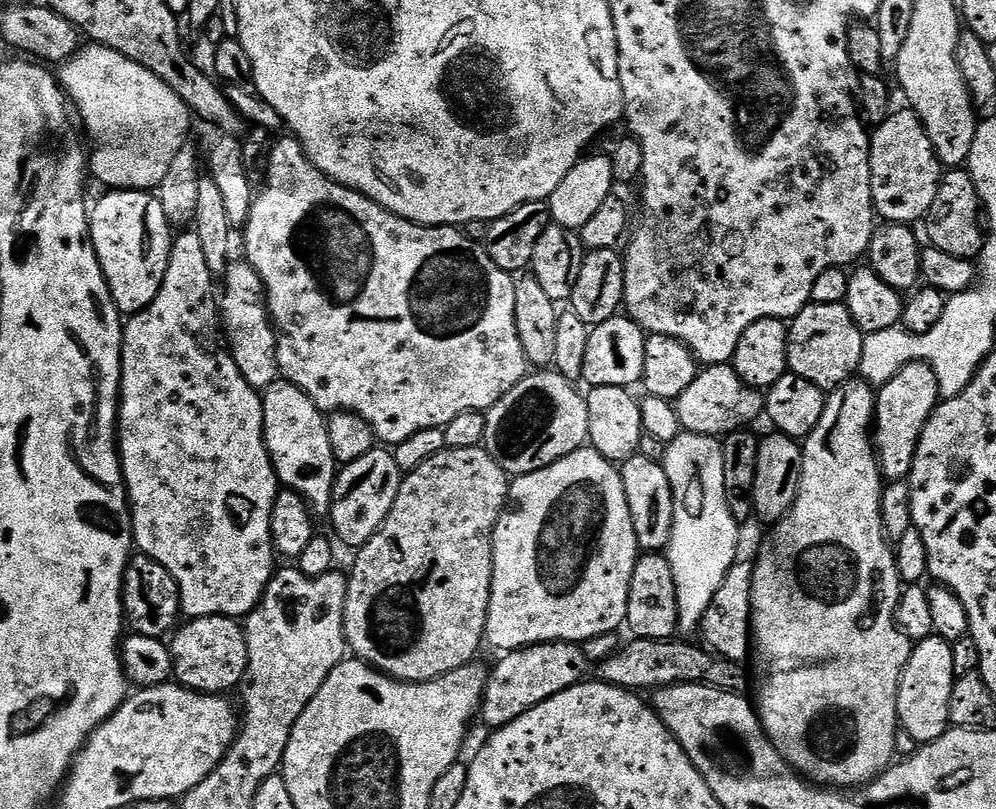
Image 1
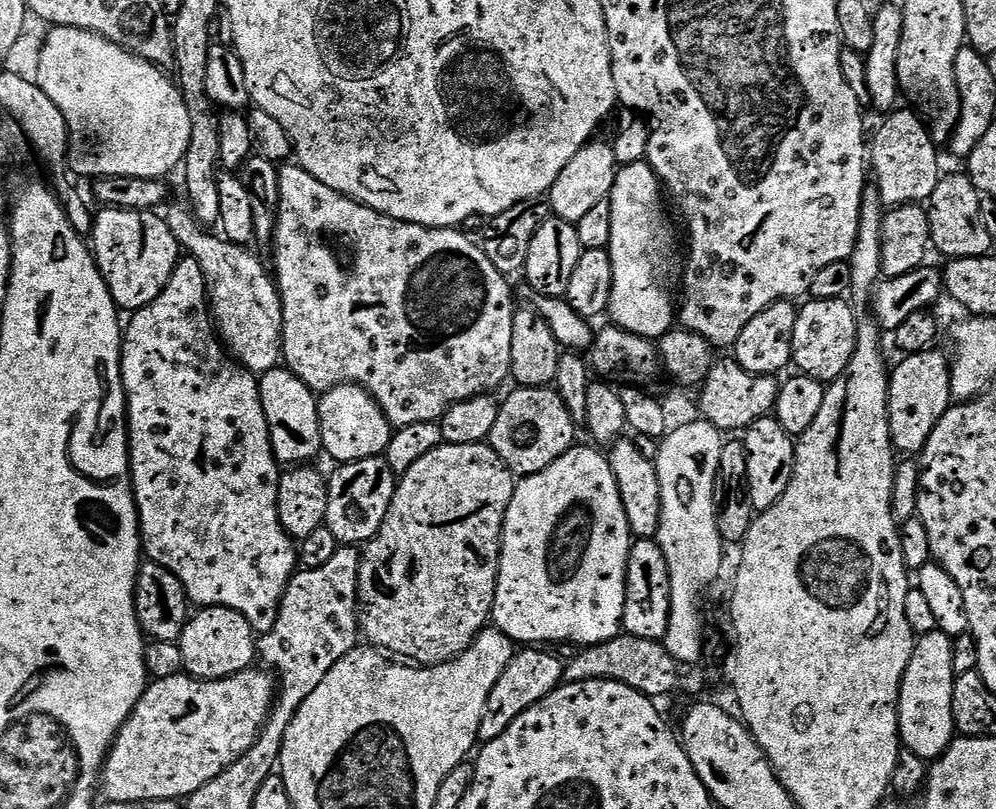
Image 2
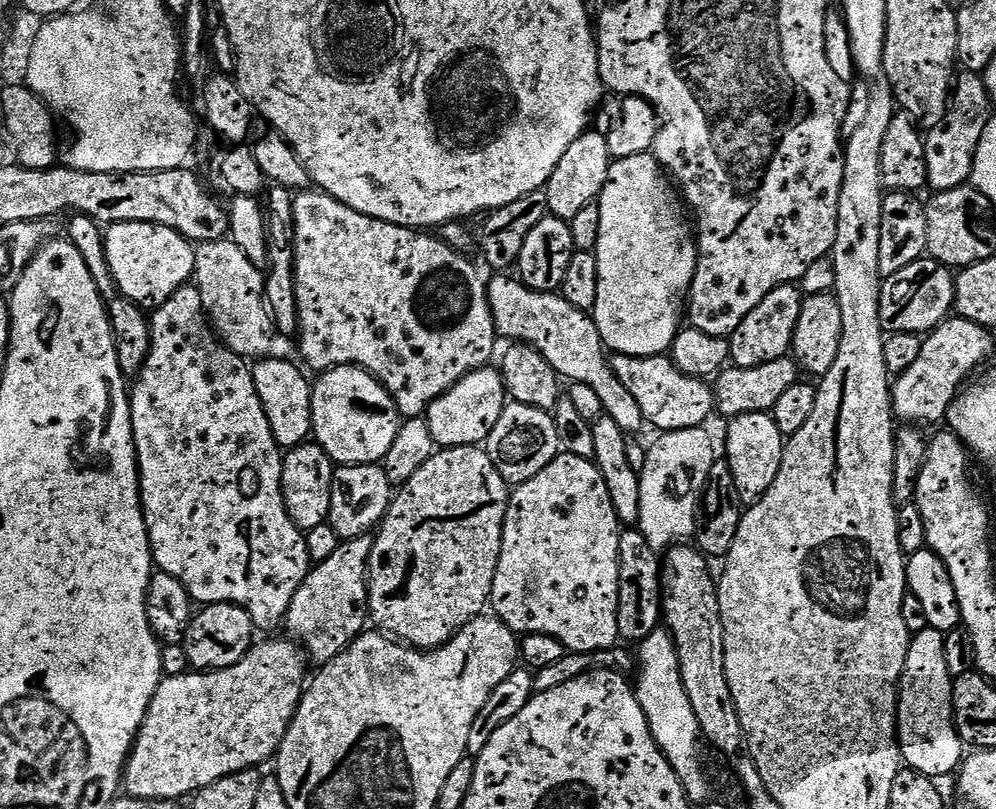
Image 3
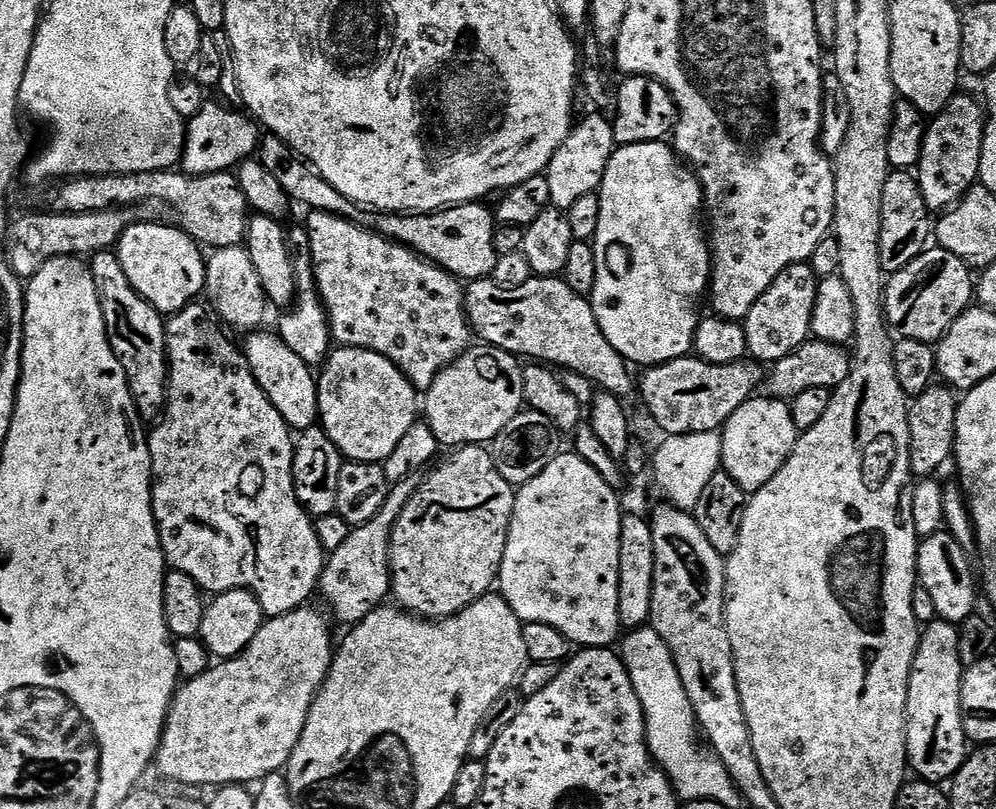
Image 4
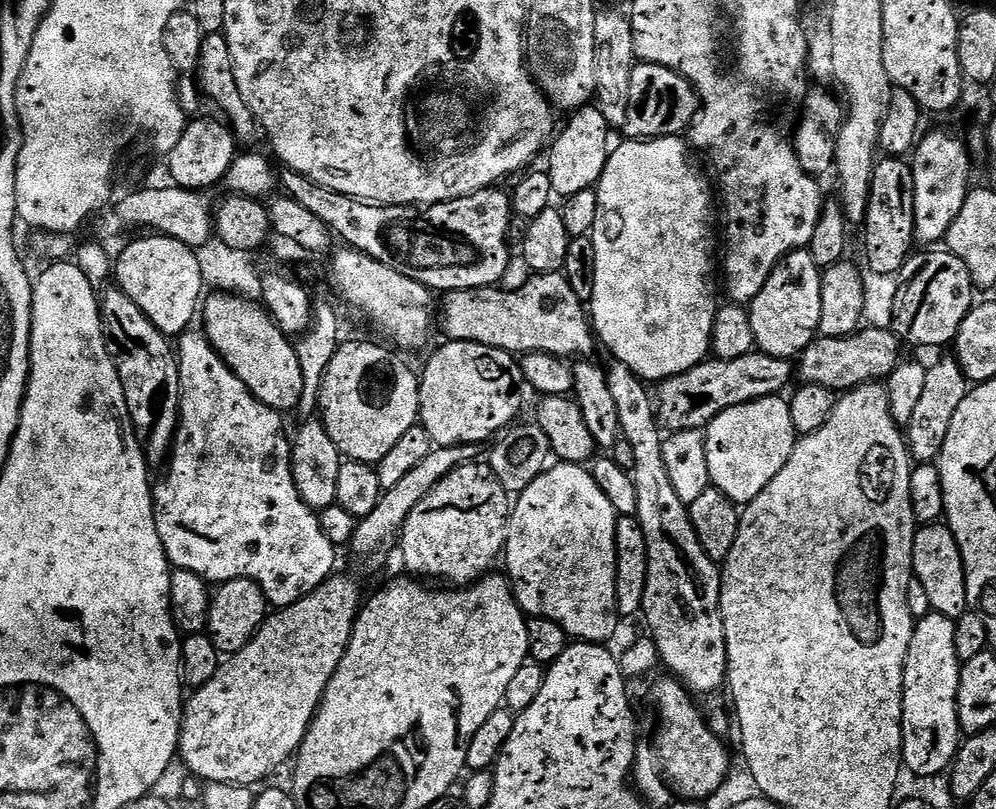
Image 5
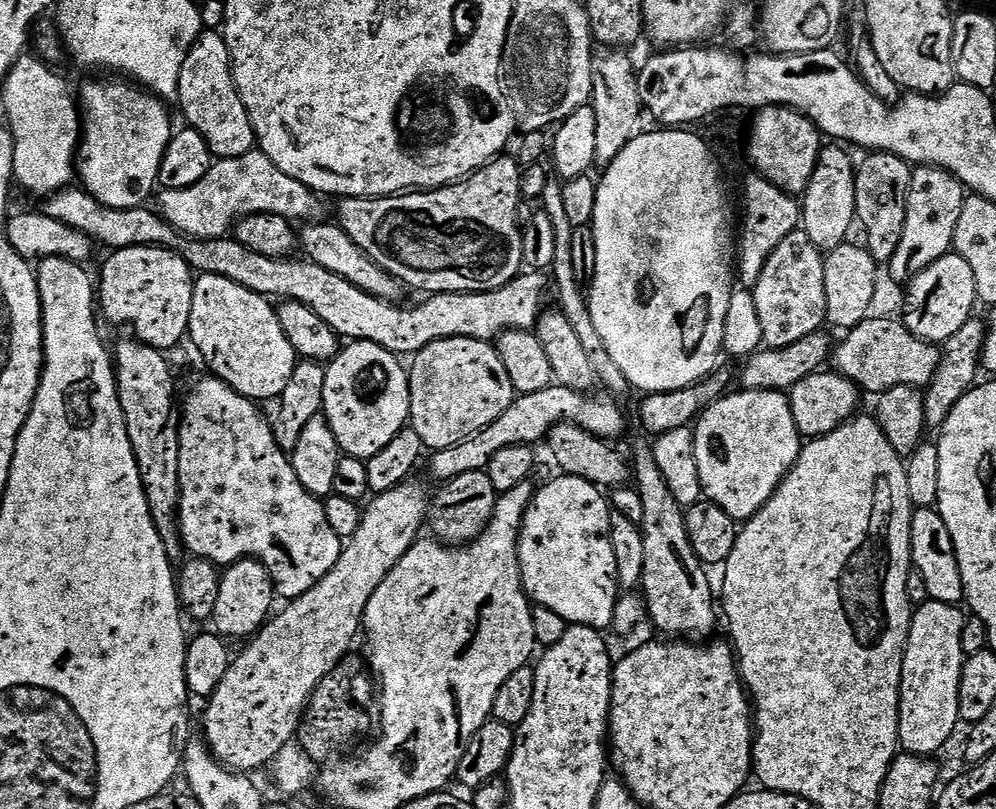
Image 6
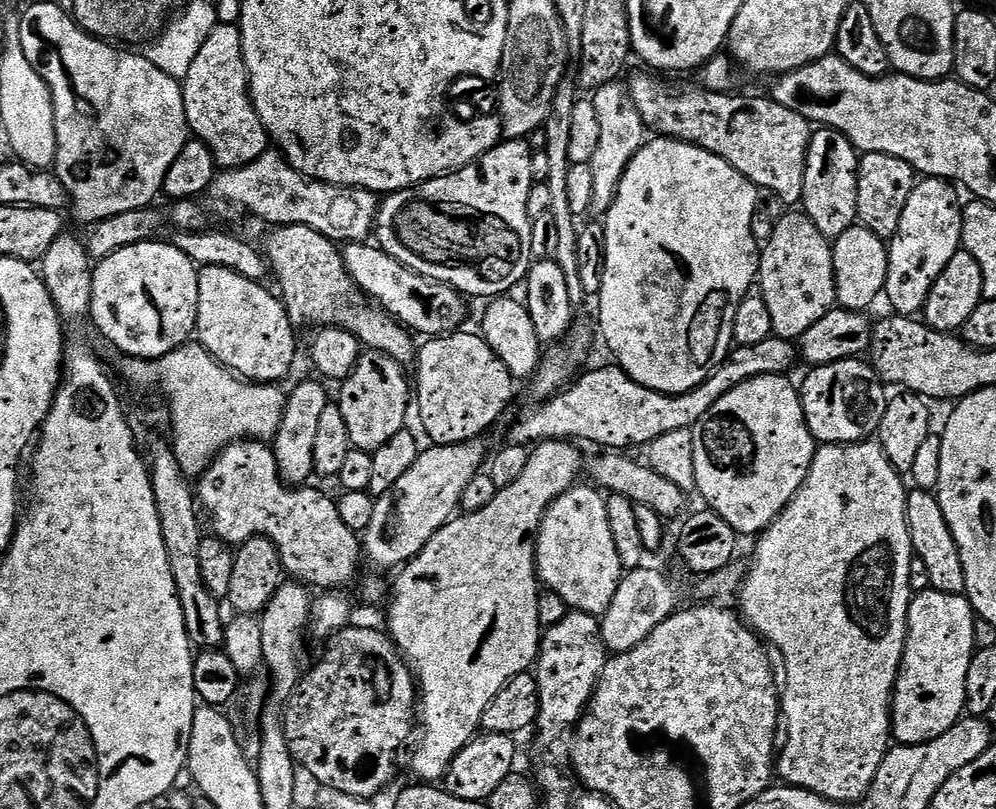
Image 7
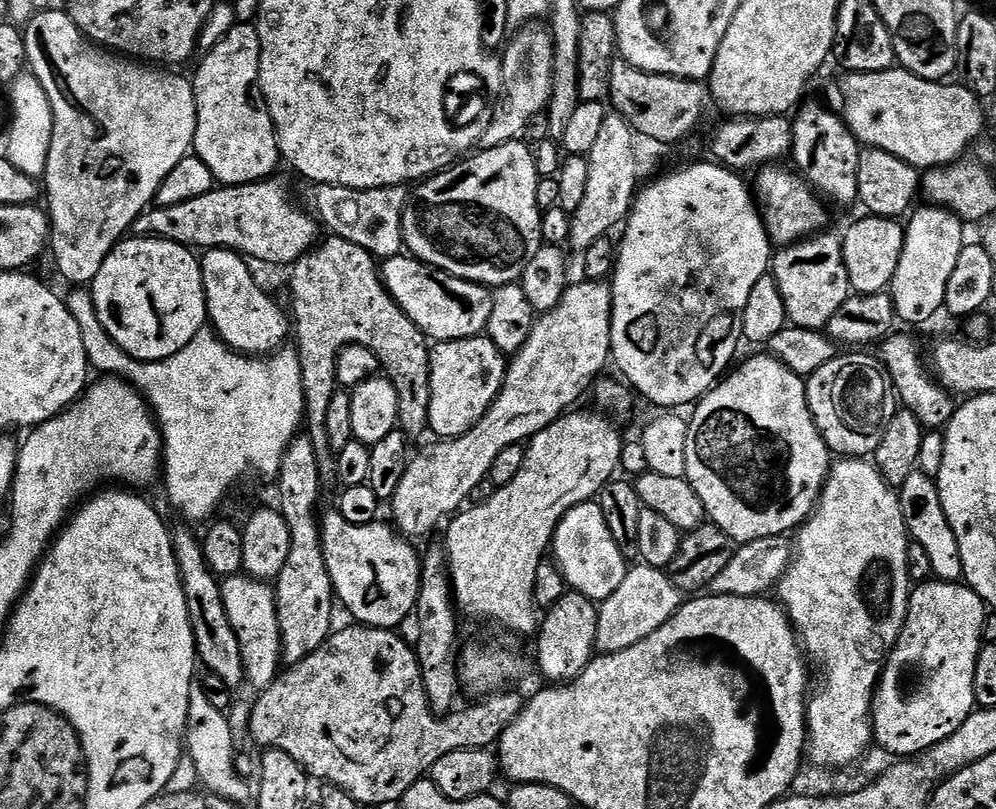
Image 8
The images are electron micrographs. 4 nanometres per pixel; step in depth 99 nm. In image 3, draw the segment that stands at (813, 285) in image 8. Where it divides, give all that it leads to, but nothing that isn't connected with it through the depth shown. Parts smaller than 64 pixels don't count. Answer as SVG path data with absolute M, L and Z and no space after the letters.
M783 284L770 290L770 294L766 294L750 314L746 314L744 321L732 333L731 363L738 368L753 368L789 355L804 301L805 297L796 284Z

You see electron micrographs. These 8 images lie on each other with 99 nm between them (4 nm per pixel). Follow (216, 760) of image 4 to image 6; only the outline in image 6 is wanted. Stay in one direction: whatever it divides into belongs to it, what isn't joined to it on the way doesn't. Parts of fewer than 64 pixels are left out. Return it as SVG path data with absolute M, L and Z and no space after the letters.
M413 482L402 483L394 490L373 495L371 499L367 501L367 504L369 503L368 508L366 504L360 517L358 530L352 536L351 540L347 541L340 560L330 570L330 574L326 574L326 578L322 578L310 590L306 590L306 594L297 596L295 600L291 601L291 603L287 605L288 609L286 609L285 612L278 613L279 611L277 611L275 615L265 623L264 627L243 645L243 648L245 647L244 653L242 653L241 656L237 655L235 659L233 659L226 670L226 678L222 678L218 690L214 690L214 694L207 697L206 704L208 704L208 709L204 712L204 730L202 730L202 736L204 740L207 741L210 752L225 768L231 769L234 773L251 774L258 768L265 768L270 765L272 759L274 759L275 755L278 754L284 746L293 743L294 737L297 735L298 729L304 719L308 702L316 693L316 687L336 669L336 665L339 664L341 660L349 655L348 647L351 646L352 639L354 639L356 635L358 637L361 635L362 625L364 623L364 611L370 602L370 598L374 594L374 590L378 590L378 586L386 578L386 574L390 574L390 570L394 570L394 566L398 566L398 562L412 549L413 544L421 539L422 532L420 532L420 527L422 527L423 524L425 527L426 521L430 516L430 492L428 496L427 490L424 489L422 485L412 483Z

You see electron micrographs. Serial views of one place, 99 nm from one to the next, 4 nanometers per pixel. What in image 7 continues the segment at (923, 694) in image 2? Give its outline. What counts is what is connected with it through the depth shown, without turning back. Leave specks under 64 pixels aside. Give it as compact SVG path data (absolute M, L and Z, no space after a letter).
M929 590L915 595L912 605L908 607L908 641L904 644L904 657L900 663L900 673L896 679L896 690L892 693L892 736L897 745L906 744L925 744L942 734L946 734L958 721L965 715L968 702L968 671L974 653L977 651L975 642L975 624L978 617L972 610L972 603L969 602L967 595L955 592L939 592Z

